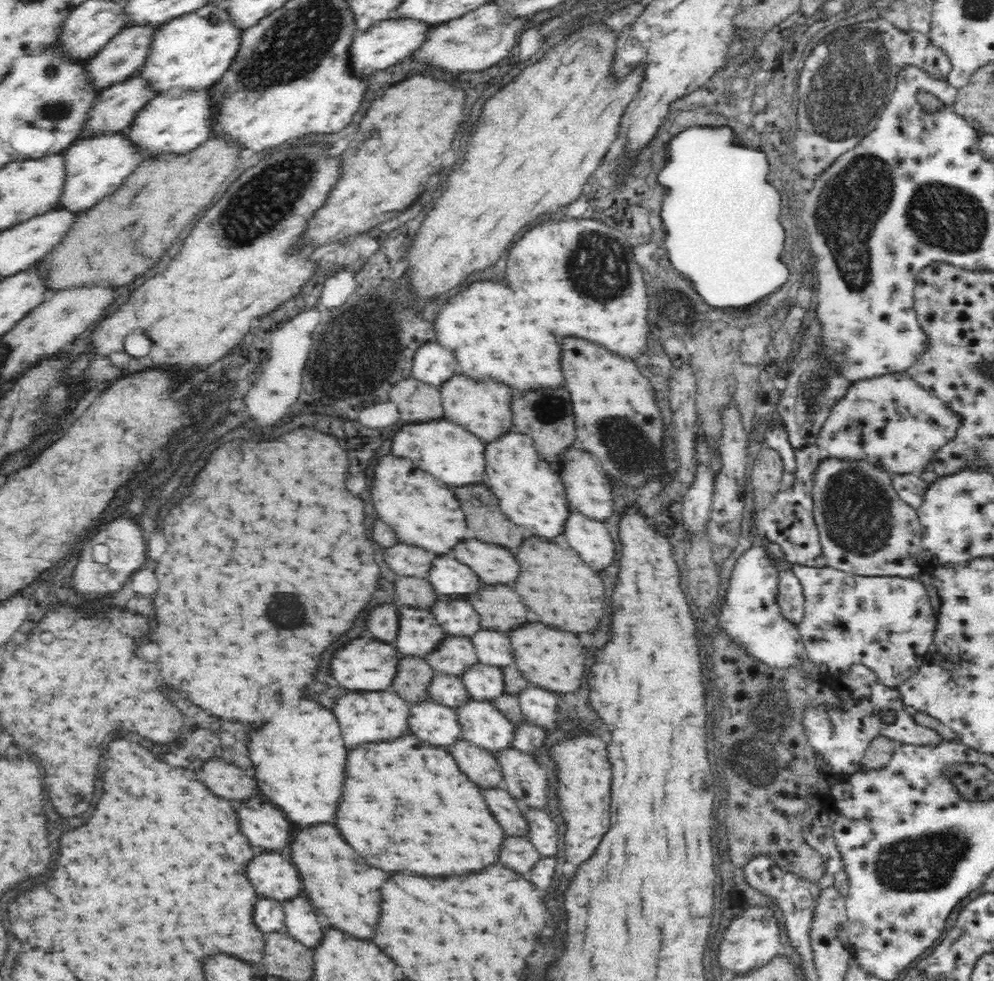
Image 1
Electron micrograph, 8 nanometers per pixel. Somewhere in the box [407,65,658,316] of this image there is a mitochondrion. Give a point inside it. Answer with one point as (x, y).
(599, 267)

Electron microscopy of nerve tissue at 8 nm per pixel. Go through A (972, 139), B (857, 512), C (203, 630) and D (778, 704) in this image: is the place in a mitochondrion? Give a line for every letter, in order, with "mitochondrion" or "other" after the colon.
A: other
B: mitochondrion
C: other
D: mitochondrion

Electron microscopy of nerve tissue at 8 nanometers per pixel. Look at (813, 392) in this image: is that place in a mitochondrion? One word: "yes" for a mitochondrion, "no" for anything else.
yes

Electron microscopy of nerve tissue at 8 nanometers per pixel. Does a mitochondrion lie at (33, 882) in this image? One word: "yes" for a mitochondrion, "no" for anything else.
no

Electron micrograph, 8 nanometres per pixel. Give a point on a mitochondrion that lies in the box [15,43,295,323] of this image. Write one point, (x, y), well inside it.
(54, 111)

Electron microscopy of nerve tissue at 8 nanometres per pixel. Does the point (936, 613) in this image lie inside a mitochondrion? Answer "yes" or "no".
no

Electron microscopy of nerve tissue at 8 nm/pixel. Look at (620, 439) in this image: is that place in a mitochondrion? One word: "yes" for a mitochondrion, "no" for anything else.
yes

